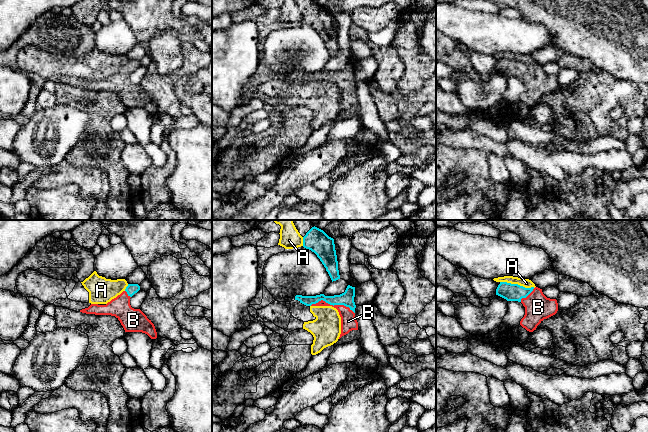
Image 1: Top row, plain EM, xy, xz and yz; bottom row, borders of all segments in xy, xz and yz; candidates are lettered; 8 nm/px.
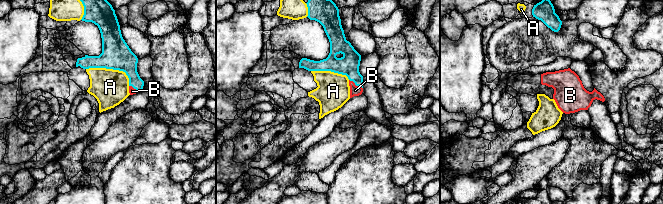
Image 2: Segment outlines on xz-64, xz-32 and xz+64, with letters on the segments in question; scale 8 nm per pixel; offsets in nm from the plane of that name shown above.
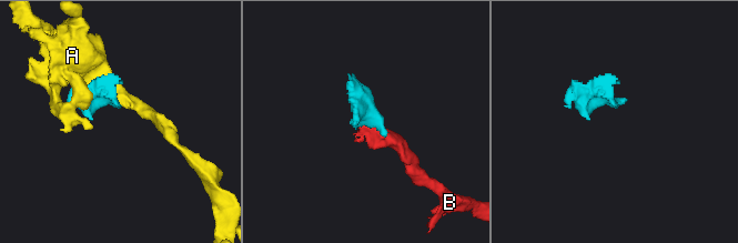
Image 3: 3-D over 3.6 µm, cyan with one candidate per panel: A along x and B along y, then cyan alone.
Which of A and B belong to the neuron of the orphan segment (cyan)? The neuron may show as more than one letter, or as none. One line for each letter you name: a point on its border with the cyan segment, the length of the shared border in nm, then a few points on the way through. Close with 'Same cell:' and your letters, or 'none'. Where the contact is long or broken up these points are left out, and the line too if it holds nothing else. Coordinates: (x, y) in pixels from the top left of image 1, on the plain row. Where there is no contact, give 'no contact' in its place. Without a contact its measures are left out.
B: meets cyan in xz at (332, 80); contact 360 nm long; runs through xz (347, 74), (343, 78), (332, 80), (347, 91), (348, 97)
Same cell: B

